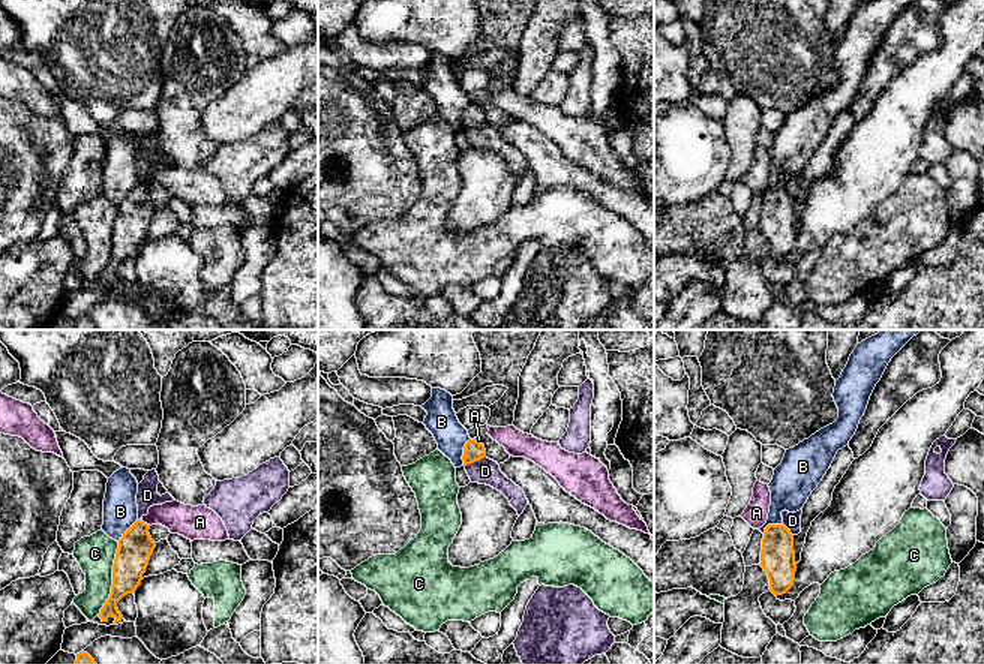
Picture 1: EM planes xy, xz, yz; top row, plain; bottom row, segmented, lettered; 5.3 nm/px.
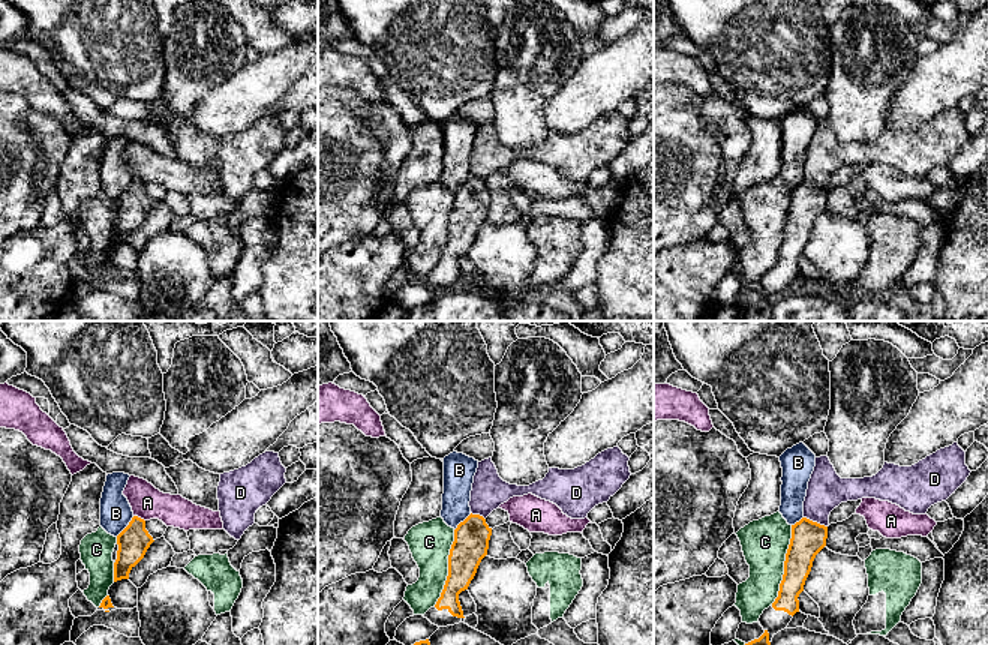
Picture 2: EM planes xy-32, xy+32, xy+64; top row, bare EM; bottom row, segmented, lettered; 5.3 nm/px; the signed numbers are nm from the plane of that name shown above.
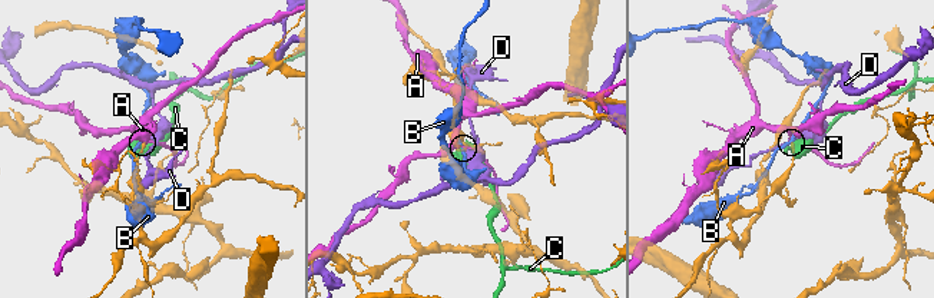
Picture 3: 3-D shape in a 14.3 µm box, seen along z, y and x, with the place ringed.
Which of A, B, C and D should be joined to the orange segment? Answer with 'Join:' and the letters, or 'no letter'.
Join: no letter

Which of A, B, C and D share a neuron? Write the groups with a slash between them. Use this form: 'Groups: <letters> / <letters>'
Groups: A / B / C / D

